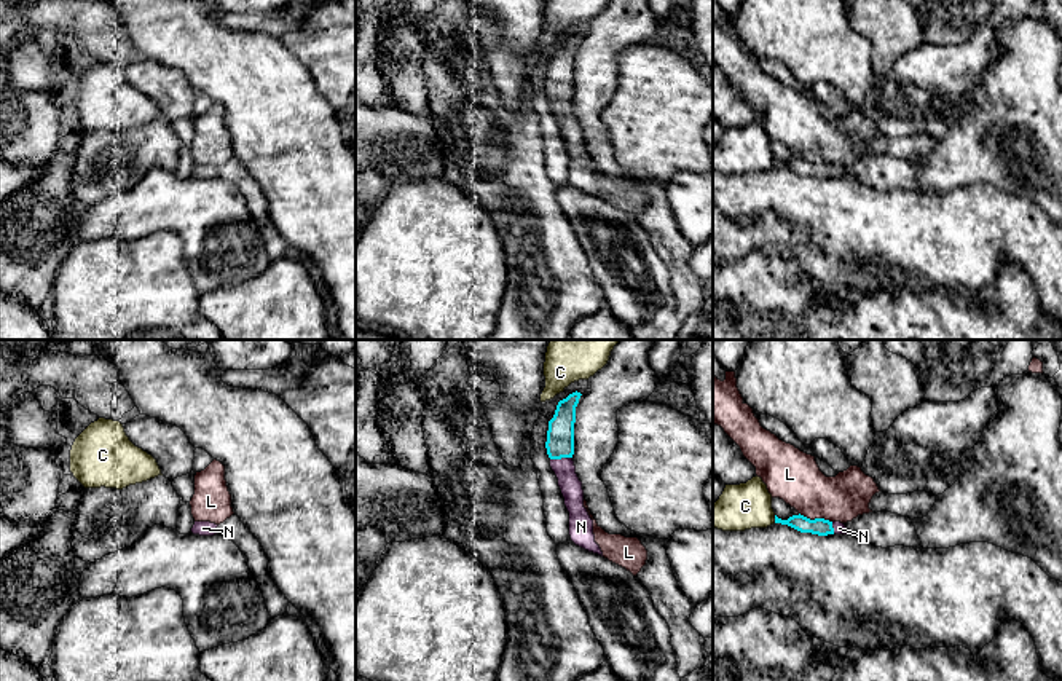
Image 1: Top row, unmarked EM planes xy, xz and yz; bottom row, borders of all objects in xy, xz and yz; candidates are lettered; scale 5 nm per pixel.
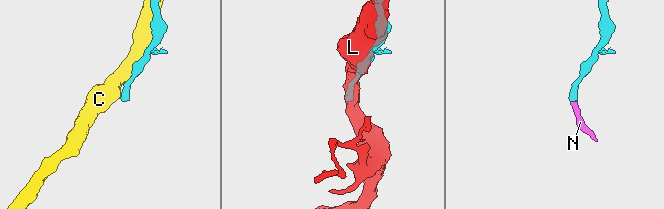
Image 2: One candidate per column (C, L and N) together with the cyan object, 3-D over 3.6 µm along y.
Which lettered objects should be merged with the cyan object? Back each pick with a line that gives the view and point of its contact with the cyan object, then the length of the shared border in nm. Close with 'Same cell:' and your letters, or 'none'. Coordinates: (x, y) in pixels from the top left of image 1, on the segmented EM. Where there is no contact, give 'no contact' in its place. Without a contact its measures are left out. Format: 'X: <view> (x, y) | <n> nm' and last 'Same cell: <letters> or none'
N: xz (560, 458) | 110 nm
Same cell: N

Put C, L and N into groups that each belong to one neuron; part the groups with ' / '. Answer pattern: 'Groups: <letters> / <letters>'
Groups: C / L / N

